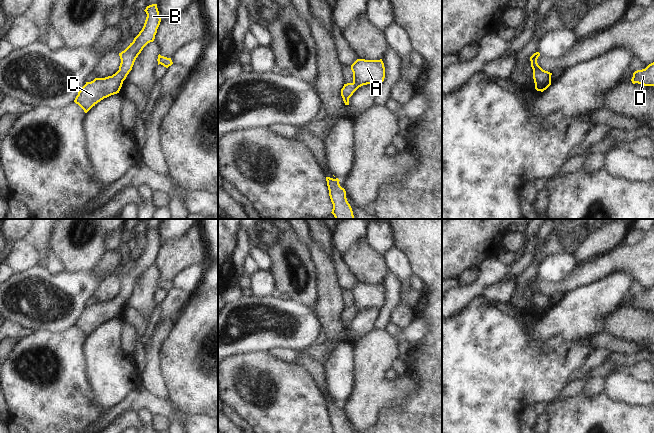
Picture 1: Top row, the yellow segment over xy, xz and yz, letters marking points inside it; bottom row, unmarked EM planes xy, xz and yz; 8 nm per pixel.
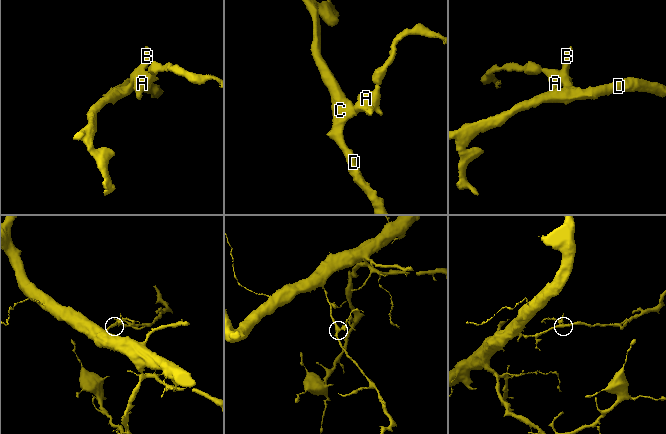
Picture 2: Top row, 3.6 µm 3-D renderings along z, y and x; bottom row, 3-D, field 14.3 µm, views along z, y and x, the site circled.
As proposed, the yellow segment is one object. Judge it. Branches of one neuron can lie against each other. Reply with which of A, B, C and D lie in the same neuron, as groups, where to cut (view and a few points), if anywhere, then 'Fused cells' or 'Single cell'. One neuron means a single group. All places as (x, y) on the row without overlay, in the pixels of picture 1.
Groups: A B C D. No split. Single cell.

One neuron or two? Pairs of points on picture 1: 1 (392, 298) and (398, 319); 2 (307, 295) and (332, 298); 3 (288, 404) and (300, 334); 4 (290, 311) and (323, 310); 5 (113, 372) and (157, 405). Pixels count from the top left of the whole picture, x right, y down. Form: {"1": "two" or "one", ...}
{"1": "two", "2": "two", "3": "two", "4": "two", "5": "two"}

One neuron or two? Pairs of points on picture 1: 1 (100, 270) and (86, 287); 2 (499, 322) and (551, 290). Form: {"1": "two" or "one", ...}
{"1": "two", "2": "two"}

